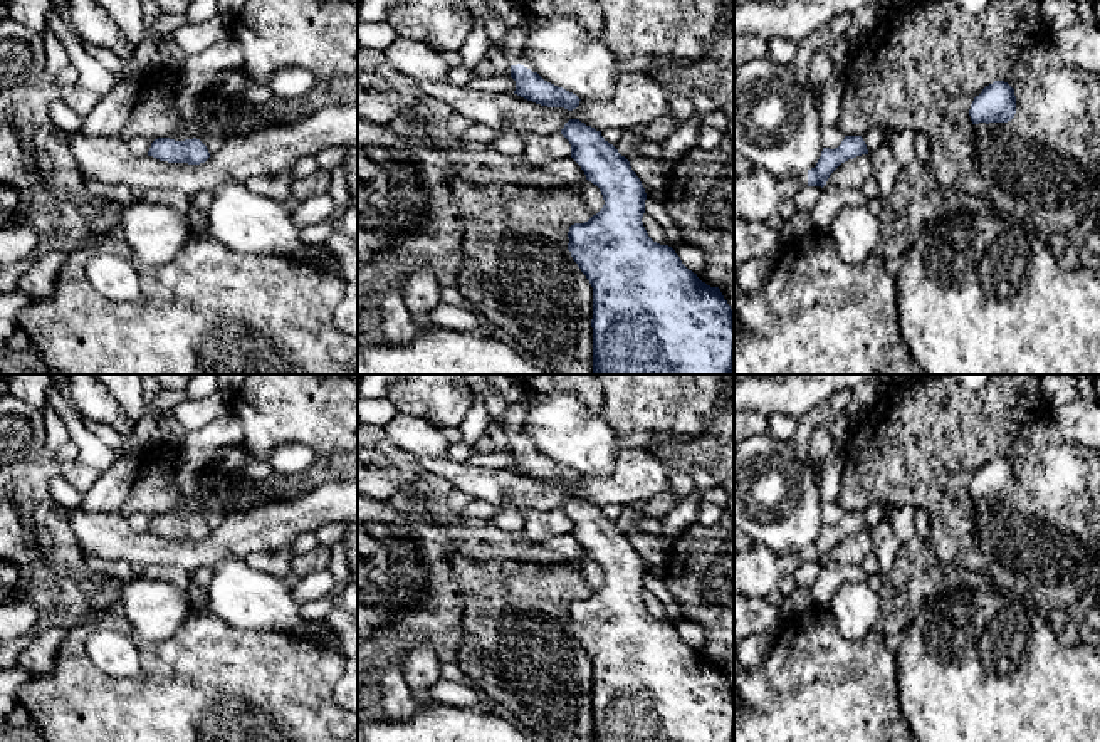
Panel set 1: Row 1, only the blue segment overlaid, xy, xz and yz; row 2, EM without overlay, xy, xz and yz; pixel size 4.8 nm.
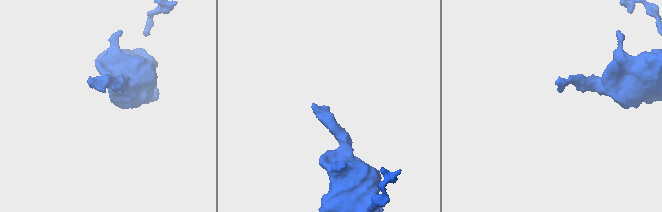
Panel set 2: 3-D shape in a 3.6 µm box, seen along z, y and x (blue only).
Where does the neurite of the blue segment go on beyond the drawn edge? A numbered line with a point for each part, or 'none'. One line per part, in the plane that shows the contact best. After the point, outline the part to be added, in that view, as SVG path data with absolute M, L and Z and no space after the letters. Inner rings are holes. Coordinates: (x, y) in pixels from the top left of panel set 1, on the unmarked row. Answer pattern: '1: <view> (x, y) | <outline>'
1: xz (514, 417) | M522 389L522 395L517 401L511 403L502 416L502 426L507 431L507 436L511 442L524 442L536 448L536 445L527 438L524 433L524 423L526 423L526 413L529 408L529 403L532 401L532 389Z

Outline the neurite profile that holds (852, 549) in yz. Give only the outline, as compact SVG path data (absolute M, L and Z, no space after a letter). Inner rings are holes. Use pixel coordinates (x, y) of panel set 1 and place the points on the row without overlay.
M868 530L856 532L841 539L828 554L828 561L838 564L862 566L865 556L872 552L872 539Z

